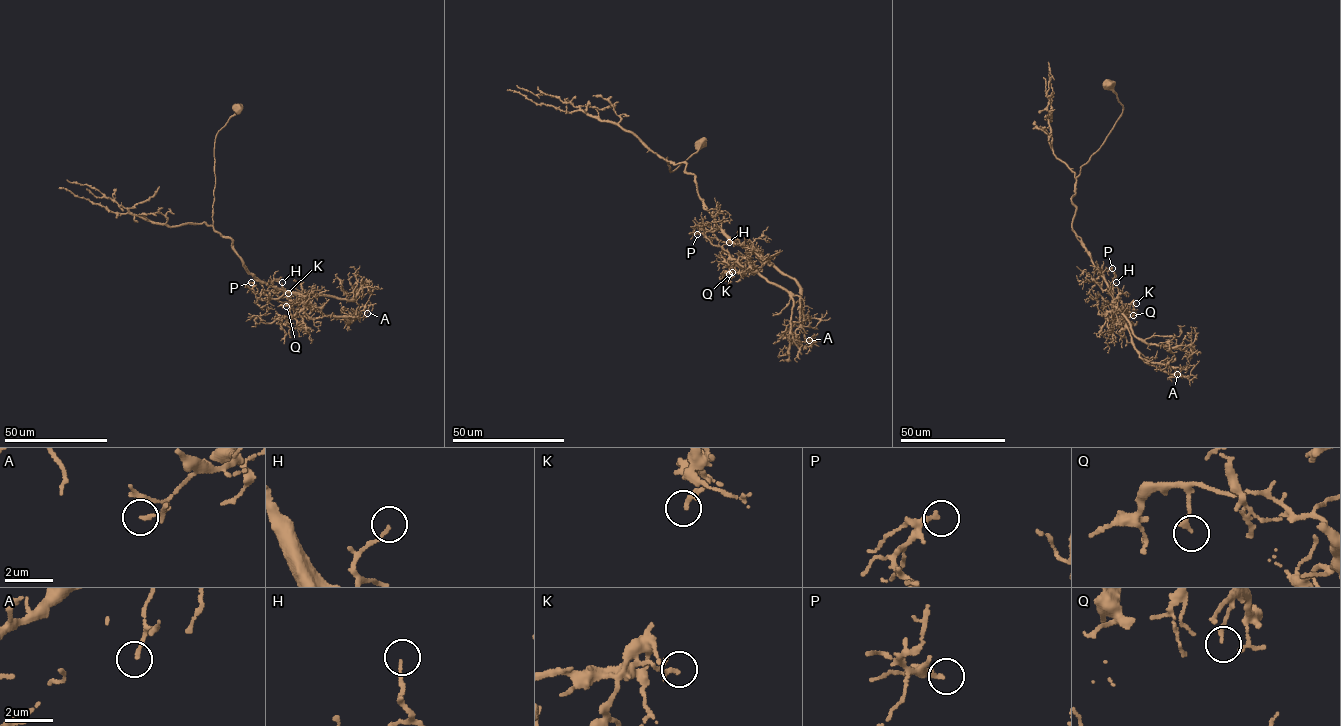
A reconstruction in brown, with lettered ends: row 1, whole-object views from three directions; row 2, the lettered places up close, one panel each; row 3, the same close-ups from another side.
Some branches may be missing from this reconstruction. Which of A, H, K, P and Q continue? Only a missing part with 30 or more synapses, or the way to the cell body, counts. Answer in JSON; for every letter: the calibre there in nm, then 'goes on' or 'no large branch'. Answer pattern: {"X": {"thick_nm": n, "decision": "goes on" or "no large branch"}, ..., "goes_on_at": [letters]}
{"A": {"thick_nm": 160, "decision": "no large branch"}, "H": {"thick_nm": 120, "decision": "no large branch"}, "K": {"thick_nm": 170, "decision": "no large branch"}, "P": {"thick_nm": 240, "decision": "goes on"}, "Q": {"thick_nm": 190, "decision": "no large branch"}, "goes_on_at": ["P"]}

